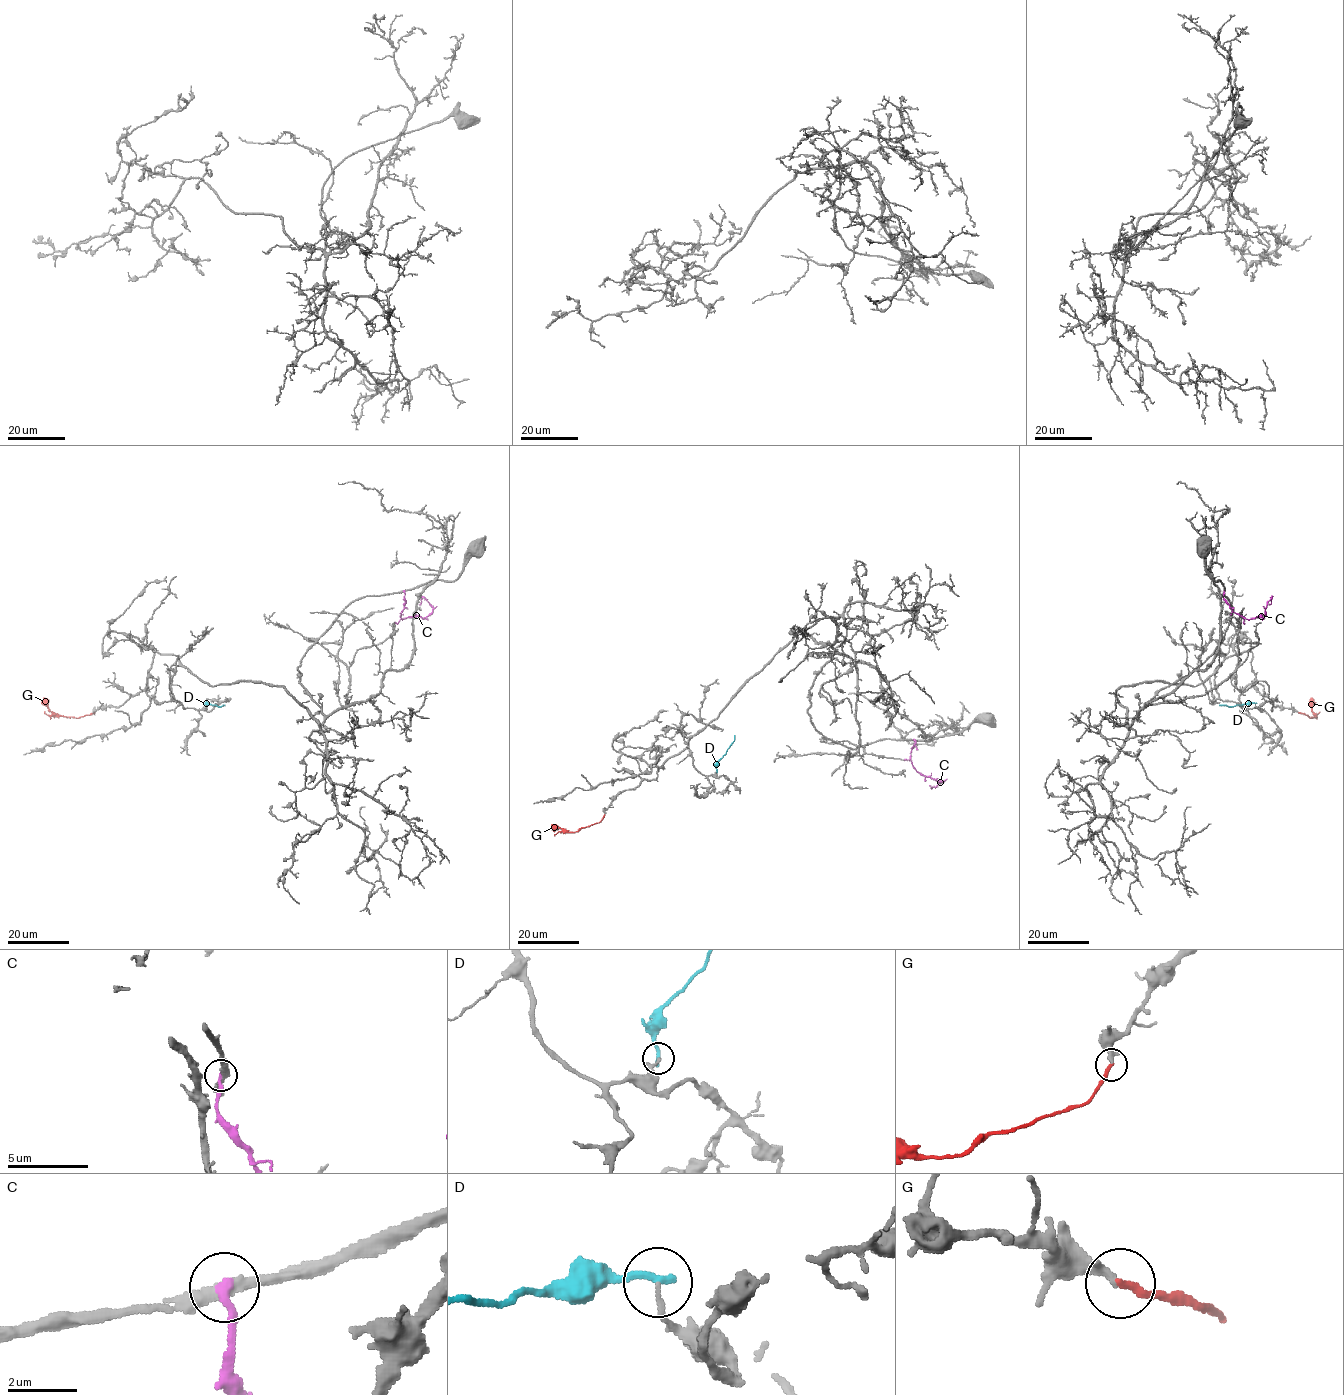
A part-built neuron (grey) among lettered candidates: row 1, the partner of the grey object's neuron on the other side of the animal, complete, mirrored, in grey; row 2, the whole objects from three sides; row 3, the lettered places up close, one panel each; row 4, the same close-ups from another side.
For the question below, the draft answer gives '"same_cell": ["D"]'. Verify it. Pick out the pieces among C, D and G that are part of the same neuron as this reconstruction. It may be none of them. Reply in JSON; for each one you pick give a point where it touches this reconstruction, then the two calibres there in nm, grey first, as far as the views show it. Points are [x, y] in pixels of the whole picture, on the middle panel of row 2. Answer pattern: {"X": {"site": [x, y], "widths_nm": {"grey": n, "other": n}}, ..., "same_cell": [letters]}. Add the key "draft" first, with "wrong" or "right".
{"draft": "wrong", "G": {"site": [605, 815], "widths_nm": {"grey": 280, "other": 220}}, "same_cell": ["G"]}

